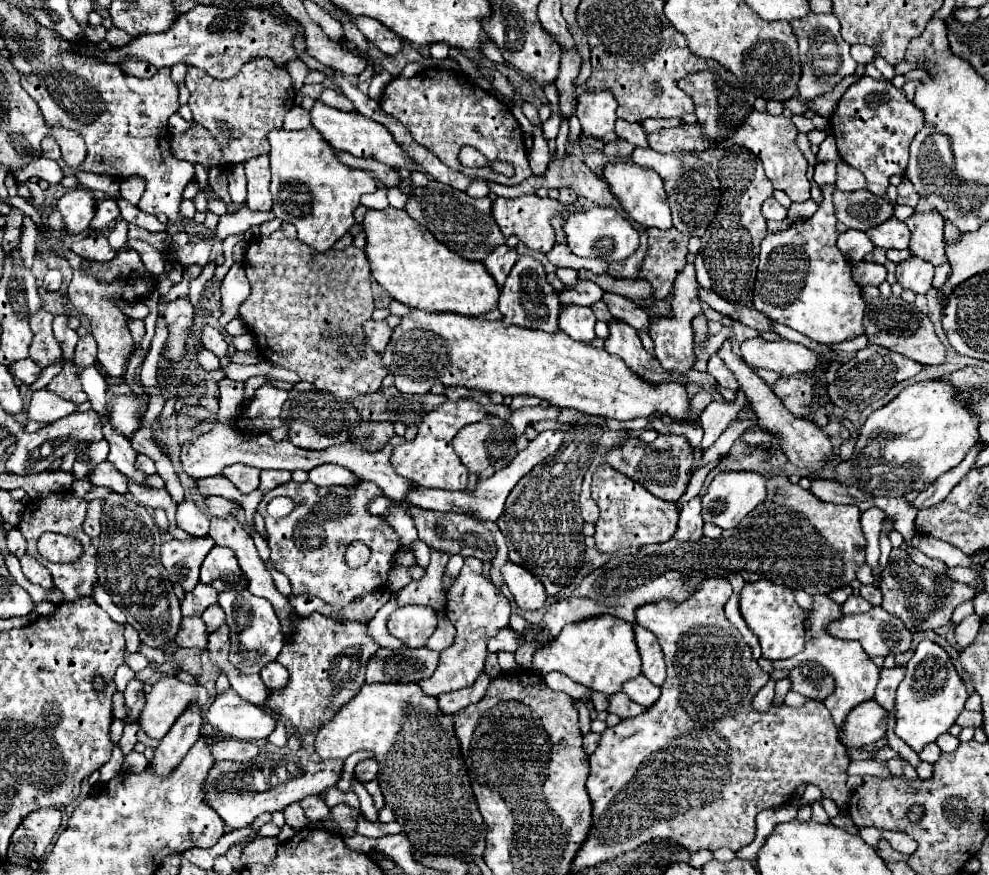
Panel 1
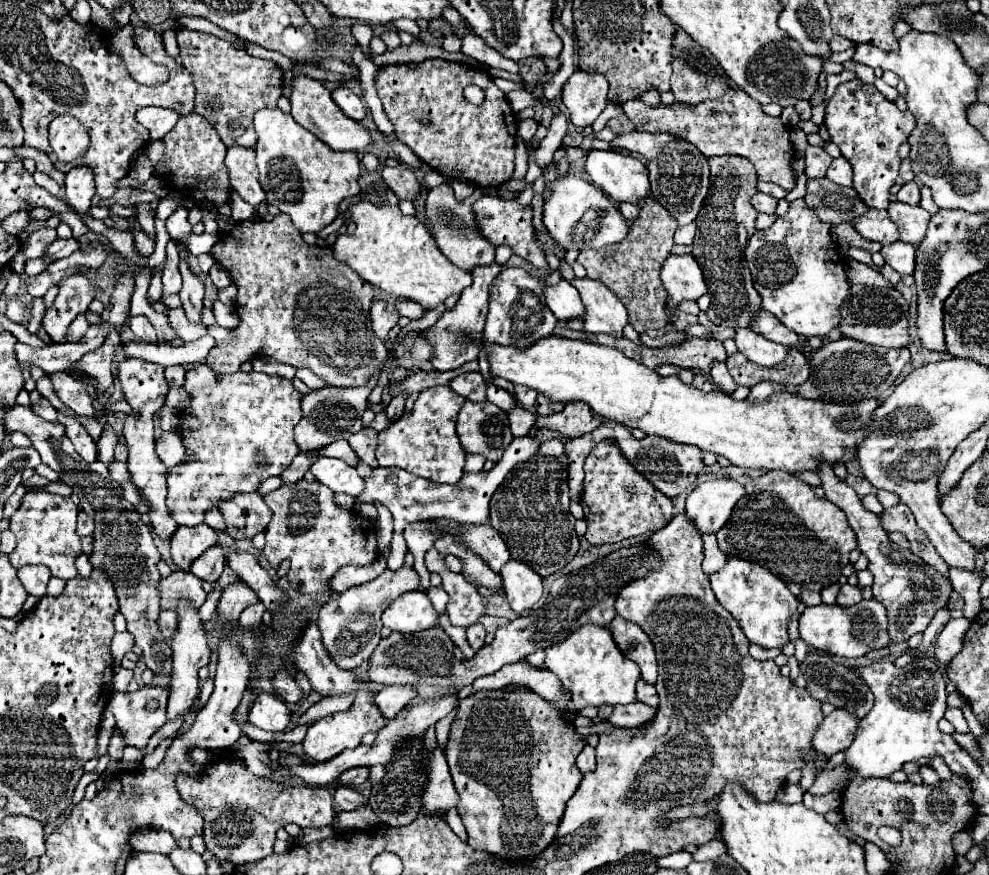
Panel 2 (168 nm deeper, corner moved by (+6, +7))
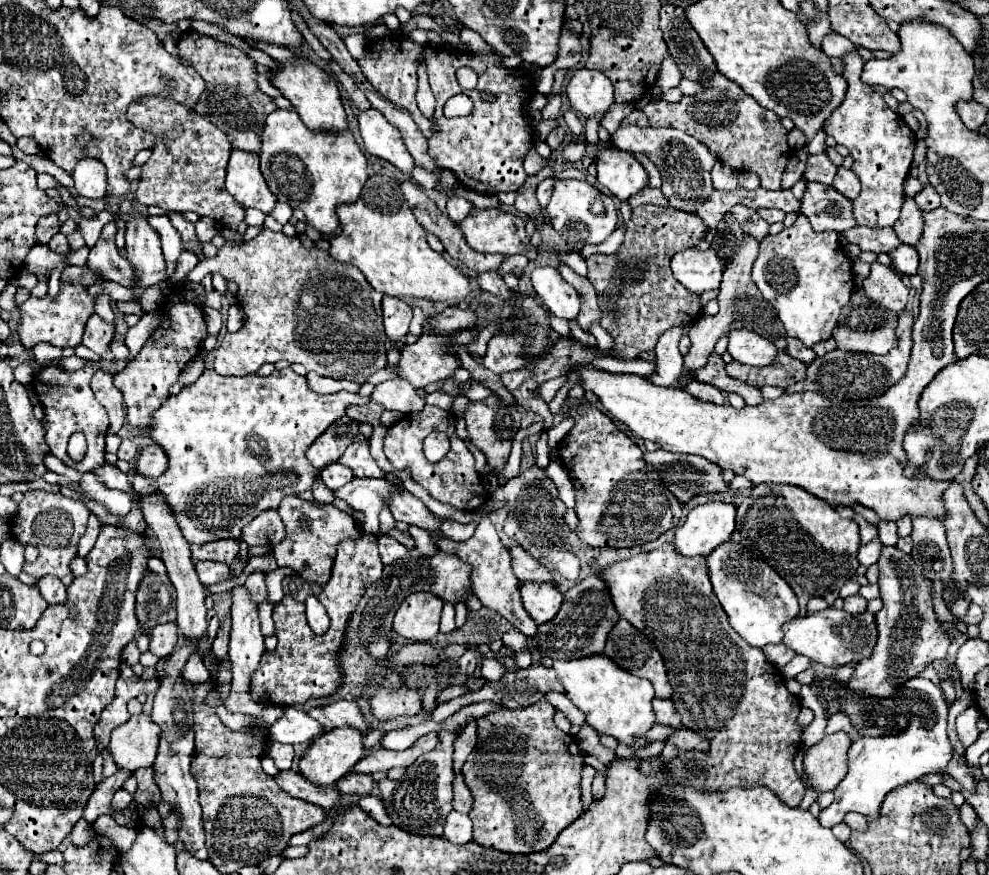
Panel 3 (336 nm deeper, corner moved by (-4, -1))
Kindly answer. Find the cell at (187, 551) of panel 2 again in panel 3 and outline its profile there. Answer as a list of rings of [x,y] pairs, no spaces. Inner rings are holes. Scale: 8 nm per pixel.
[[[215,540],[207,542],[203,546],[191,546],[191,558],[193,562],[201,560],[215,560],[215,562],[225,562],[233,564],[239,556],[239,542],[237,540]]]

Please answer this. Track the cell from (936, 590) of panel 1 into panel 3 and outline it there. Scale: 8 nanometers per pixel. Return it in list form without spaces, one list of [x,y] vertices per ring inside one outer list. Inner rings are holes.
[[[885,546],[877,564],[883,600],[883,610],[875,614],[879,634],[877,646],[871,658],[861,660],[855,666],[851,680],[845,682],[845,688],[859,696],[893,698],[895,690],[903,682],[915,678],[933,660],[945,658],[951,640],[935,618],[931,604],[931,580],[923,576],[923,572],[915,566],[913,558],[909,554],[903,554],[895,546]]]

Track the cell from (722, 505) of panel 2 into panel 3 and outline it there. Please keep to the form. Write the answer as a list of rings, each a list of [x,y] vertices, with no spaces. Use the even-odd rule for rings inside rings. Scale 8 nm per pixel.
[[[707,502],[693,508],[687,520],[677,528],[673,546],[683,556],[707,556],[719,544],[727,542],[735,528],[735,506],[725,502]]]

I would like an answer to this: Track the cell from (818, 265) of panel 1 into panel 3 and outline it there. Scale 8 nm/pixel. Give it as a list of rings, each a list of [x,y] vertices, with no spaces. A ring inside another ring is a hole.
[[[803,214],[793,226],[785,228],[777,236],[767,236],[761,240],[761,248],[751,270],[751,280],[761,290],[763,298],[777,310],[787,336],[801,340],[807,348],[831,338],[837,316],[849,302],[855,288],[851,260],[845,256],[839,244],[839,234],[817,234]]]

